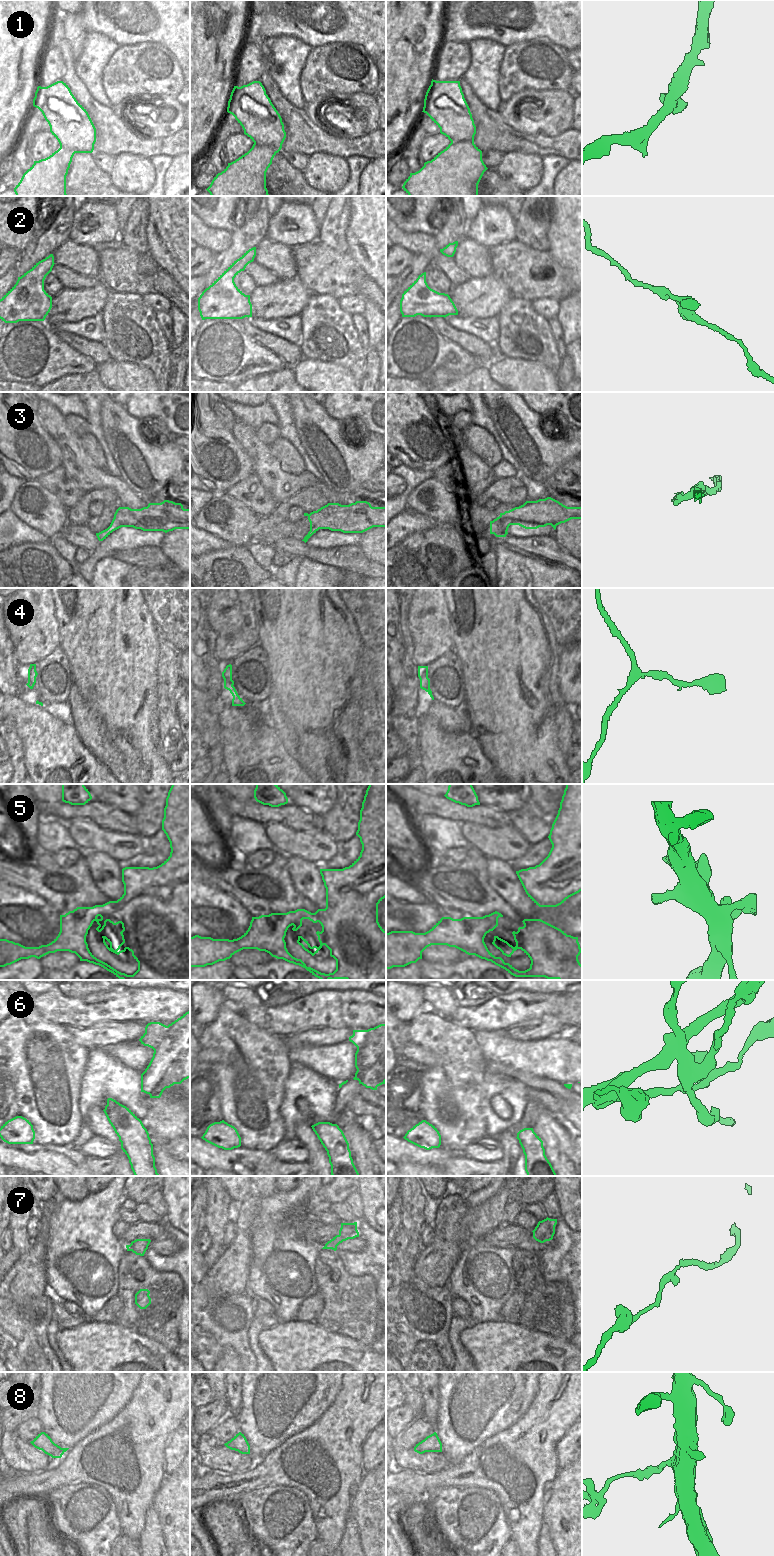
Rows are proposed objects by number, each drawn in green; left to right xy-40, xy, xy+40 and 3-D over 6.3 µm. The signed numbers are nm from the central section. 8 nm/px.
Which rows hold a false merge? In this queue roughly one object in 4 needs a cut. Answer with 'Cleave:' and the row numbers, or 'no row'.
Cleave: 3, 6, 8

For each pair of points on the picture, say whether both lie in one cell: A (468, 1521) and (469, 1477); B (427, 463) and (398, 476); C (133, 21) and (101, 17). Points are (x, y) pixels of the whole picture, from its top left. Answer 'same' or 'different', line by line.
A: different
B: different
C: same

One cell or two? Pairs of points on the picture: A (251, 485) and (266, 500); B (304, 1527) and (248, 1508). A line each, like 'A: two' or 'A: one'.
A: one
B: one

